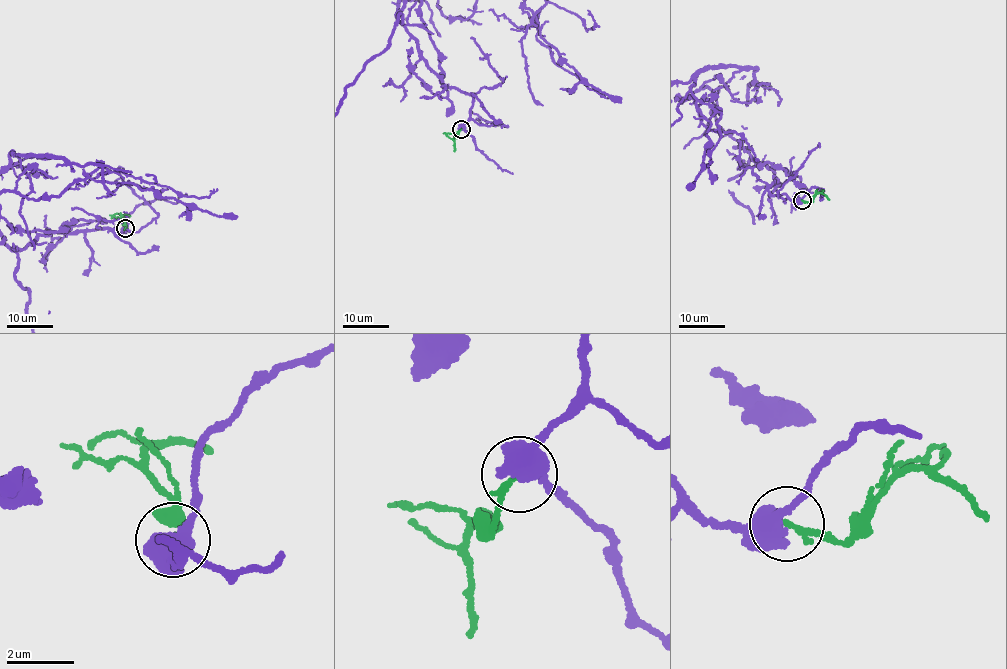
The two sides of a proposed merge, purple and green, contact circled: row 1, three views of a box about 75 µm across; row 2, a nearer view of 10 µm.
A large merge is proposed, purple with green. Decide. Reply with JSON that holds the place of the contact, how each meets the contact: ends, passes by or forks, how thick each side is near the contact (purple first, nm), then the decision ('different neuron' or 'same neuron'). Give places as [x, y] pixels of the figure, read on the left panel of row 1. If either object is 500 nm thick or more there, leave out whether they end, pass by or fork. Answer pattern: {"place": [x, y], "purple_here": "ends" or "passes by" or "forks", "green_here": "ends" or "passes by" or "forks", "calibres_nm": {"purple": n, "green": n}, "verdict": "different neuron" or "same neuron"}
{"place": [125, 228], "calibres_nm": {"purple": 500, "green": 180}, "verdict": "different neuron"}

